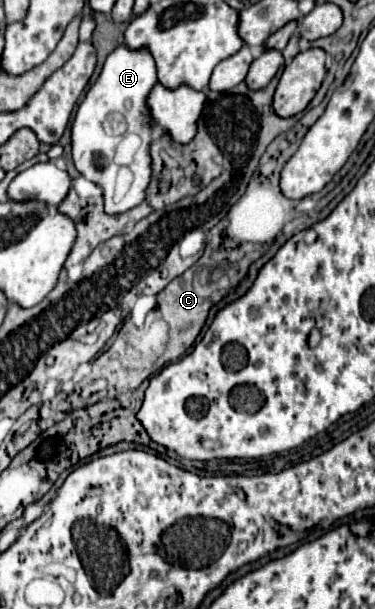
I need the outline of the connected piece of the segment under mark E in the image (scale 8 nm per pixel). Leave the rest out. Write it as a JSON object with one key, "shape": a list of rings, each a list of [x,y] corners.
{"shape":[[[118,46],[108,54],[100,76],[88,88],[80,102],[72,128],[72,160],[76,170],[90,182],[102,188],[106,214],[122,214],[146,198],[146,188],[152,176],[152,118],[148,108],[148,94],[158,84],[154,58],[146,50],[126,50]]]}

